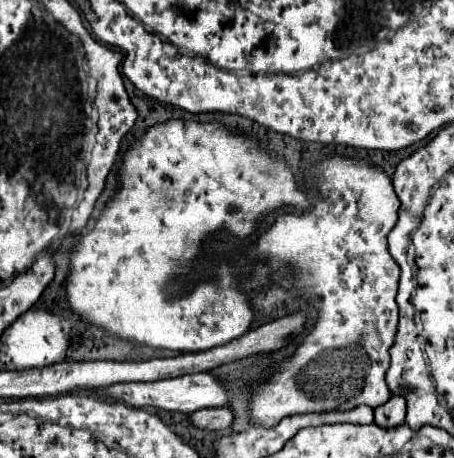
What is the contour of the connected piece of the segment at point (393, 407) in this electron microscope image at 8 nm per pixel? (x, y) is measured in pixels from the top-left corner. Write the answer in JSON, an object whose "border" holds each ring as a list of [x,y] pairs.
{"border":[[[397,395],[391,397],[385,405],[375,409],[375,425],[383,429],[393,429],[399,427],[405,419],[405,403]]]}

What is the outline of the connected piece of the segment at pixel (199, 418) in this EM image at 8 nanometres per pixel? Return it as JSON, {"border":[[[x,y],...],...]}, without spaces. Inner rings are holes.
{"border":[[[225,407],[217,409],[199,409],[193,415],[189,415],[189,421],[193,427],[209,429],[209,431],[221,431],[231,425],[231,411]]]}

